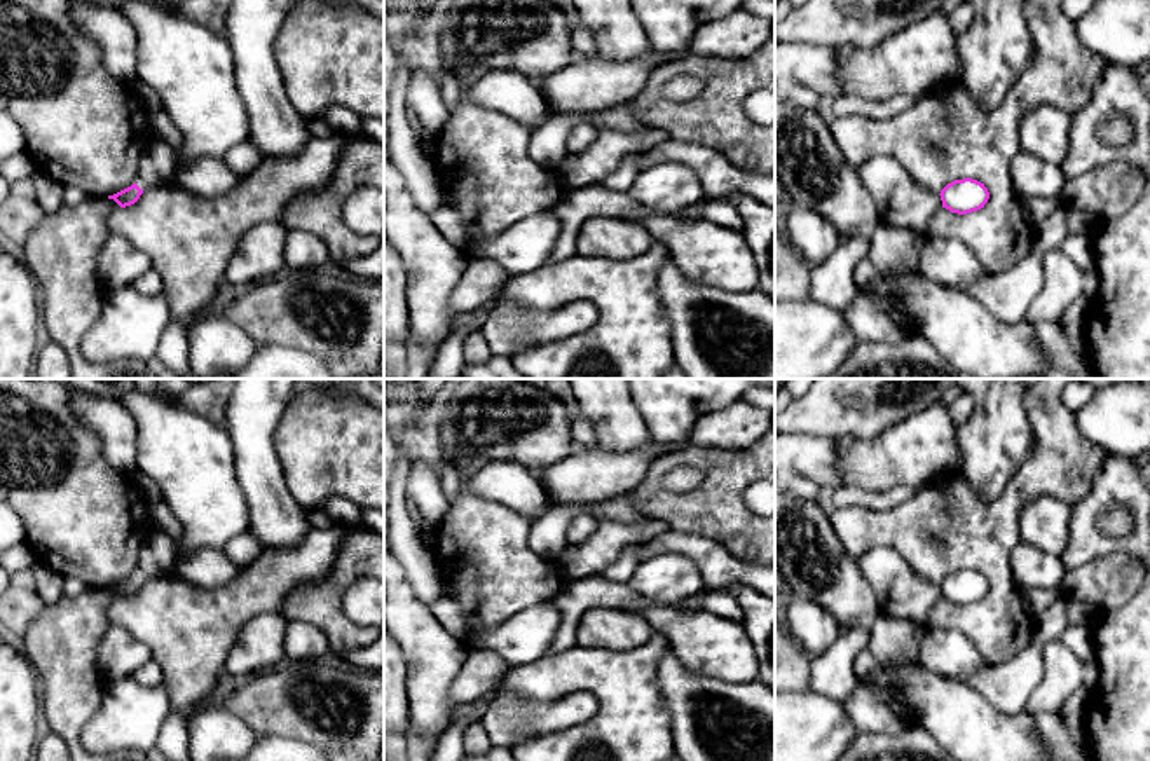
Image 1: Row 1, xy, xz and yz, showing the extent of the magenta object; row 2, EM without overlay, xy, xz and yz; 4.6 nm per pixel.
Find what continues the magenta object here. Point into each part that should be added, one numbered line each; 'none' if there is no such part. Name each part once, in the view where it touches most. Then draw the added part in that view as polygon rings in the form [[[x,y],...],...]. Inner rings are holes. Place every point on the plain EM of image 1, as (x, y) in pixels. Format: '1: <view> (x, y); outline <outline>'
1: xy (157, 555); outline [[[154,527],[140,550],[140,566],[134,574],[143,583],[155,576],[171,574],[176,553],[176,539],[166,531]]]

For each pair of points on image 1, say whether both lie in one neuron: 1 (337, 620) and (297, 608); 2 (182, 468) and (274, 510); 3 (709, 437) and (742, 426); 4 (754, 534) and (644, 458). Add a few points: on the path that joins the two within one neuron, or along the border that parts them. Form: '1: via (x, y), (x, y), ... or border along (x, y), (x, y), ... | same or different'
1: via (327, 613), (321, 608), (308, 608) | same
2: border along (232, 456), (236, 480), (248, 507), (250, 527) | different
3: via (718, 430), (733, 426) | same
4: border along (674, 449), (660, 454), (632, 489) | different

